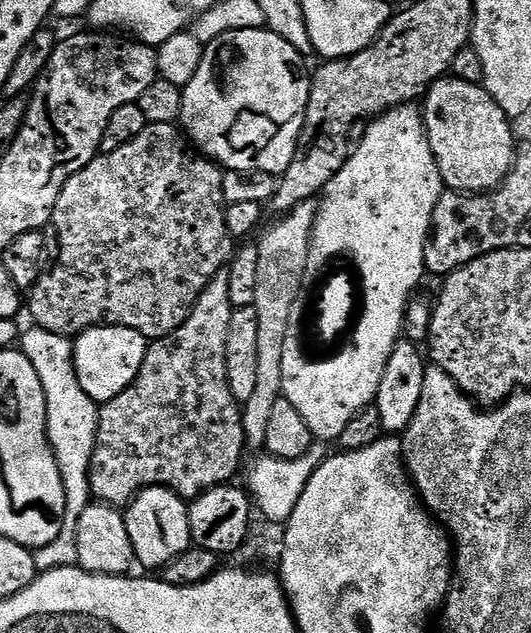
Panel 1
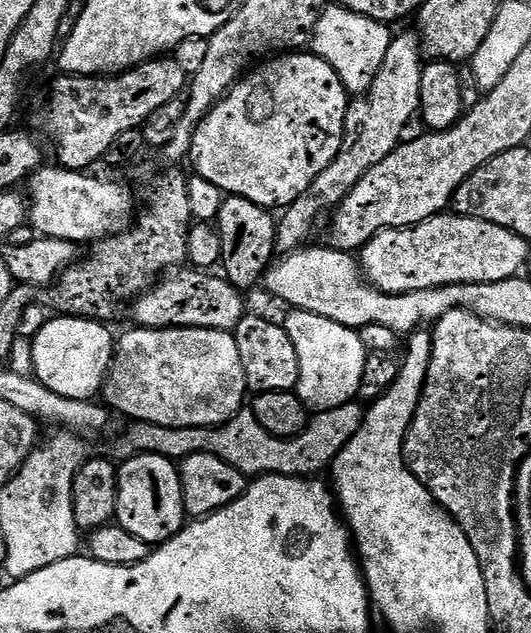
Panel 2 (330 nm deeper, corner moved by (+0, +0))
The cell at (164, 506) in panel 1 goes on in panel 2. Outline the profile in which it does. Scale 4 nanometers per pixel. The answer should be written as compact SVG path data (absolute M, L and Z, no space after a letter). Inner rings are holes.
M157 452L132 454L127 459L118 468L115 523L134 534L134 538L142 538L149 546L165 544L170 537L179 534L186 523L179 467Z

